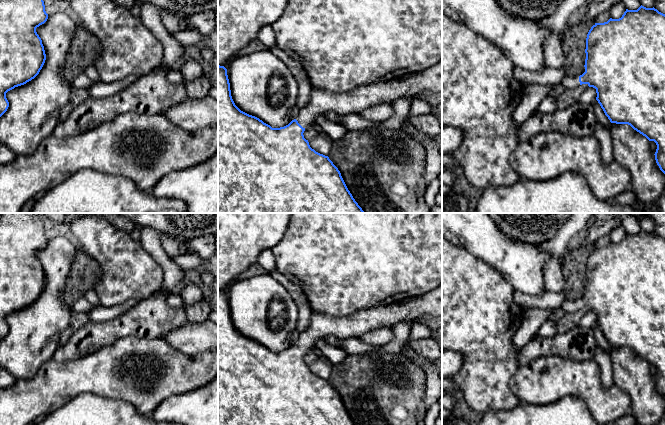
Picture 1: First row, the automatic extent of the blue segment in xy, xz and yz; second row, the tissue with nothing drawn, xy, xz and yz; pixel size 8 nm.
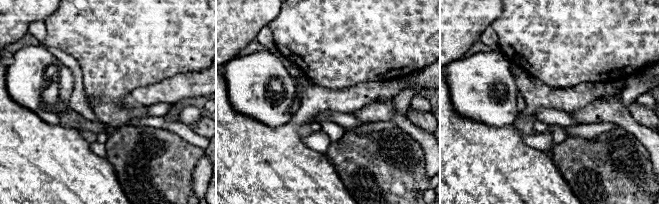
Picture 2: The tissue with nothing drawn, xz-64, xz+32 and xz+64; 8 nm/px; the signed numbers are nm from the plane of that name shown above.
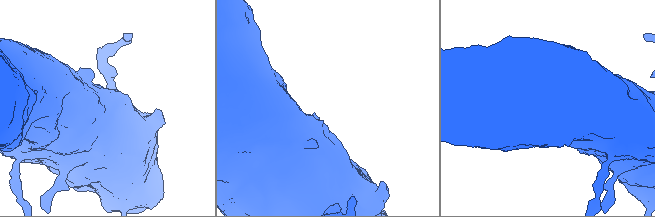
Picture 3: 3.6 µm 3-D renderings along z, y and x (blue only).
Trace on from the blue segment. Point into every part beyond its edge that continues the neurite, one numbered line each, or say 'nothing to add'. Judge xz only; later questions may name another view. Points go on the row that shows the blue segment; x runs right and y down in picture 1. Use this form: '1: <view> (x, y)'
1: xz (357, 100)

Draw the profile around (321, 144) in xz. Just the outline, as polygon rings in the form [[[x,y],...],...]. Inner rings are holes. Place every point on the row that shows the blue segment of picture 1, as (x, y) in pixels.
[[[320,132],[315,138],[308,141],[309,145],[316,152],[328,156],[331,151],[332,140]]]

